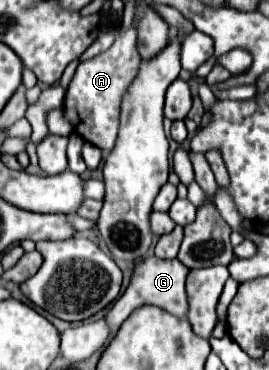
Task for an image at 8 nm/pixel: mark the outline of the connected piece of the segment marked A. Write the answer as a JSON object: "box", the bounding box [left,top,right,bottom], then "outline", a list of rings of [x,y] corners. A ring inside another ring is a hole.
{"box":[64,23,140,151],"outline":[[[134,23],[126,33],[118,33],[114,45],[96,55],[90,61],[84,61],[78,65],[70,87],[66,91],[64,101],[64,115],[72,123],[74,131],[78,131],[88,143],[96,145],[98,149],[110,151],[118,137],[118,125],[120,125],[120,101],[126,91],[126,87],[132,83],[132,79],[138,73],[140,67],[140,55],[138,55],[138,37]]]}

